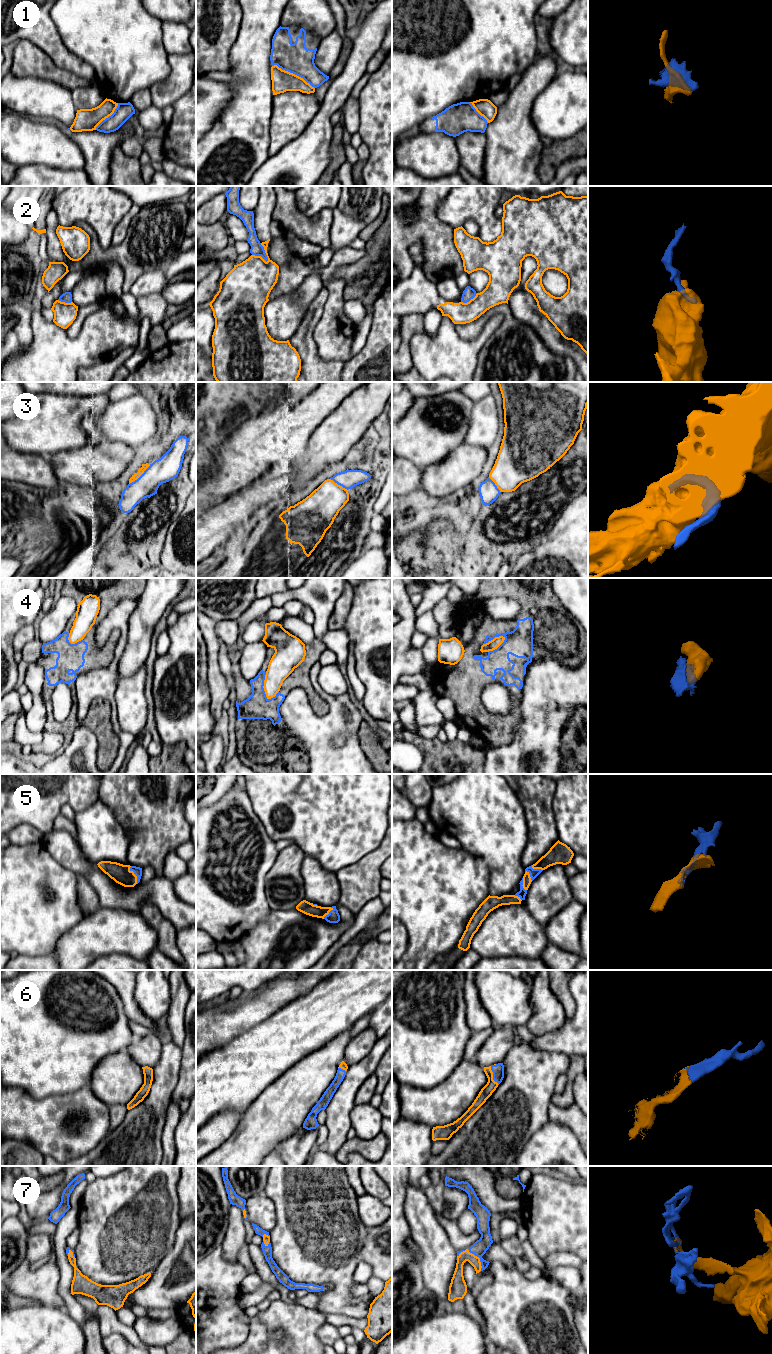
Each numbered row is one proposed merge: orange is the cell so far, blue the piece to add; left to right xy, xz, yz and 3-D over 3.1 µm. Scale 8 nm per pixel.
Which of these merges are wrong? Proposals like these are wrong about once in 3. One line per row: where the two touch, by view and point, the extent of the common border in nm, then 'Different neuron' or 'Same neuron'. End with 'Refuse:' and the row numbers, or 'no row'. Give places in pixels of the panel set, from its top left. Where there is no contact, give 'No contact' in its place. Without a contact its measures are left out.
1: Touches orange at xz (292, 73). Shared border 400 nm. Same neuron
2: Touches orange at xz (265, 252). Shared border 170 nm. Different neuron
3: Touches orange at xy (140, 475). Shared border 240 nm. Same neuron
4: Touches orange at yz (495, 637). Shared border 190 nm. Different neuron
5: Touches orange at xy (135, 875). Shared border 160 nm. Same neuron
6: Touches orange at yz (492, 1075). Shared border 170 nm. Same neuron
7: Touches orange at yz (479, 1259). Shared border 220 nm. Same neuron
Refuse: 2, 4

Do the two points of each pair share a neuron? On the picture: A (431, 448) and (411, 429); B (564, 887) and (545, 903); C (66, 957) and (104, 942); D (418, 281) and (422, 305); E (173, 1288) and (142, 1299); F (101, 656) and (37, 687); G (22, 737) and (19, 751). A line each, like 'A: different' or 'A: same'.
A: same
B: same
C: same
D: same
E: same
F: different
G: different

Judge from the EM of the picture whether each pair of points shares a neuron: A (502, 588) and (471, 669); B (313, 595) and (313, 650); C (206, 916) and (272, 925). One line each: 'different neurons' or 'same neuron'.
A: same neuron
B: different neurons
C: different neurons

